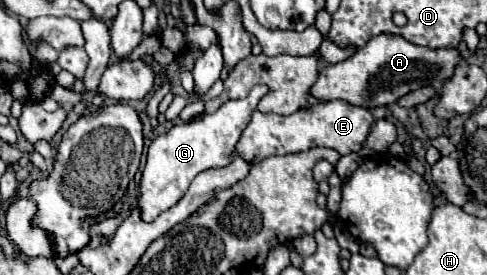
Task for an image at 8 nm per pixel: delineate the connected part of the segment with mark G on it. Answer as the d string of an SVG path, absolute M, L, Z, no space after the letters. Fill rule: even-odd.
M259 84L249 92L249 96L245 96L241 100L229 100L213 114L201 114L189 122L173 124L169 130L159 134L149 146L147 162L145 162L139 186L135 190L135 196L123 204L119 214L111 216L111 218L103 218L87 228L89 246L91 248L107 246L111 242L117 226L131 214L131 210L139 208L141 218L145 222L153 222L161 212L169 210L171 206L175 206L181 200L181 196L187 192L191 180L199 172L209 170L209 168L225 168L235 156L235 146L237 146L243 130L247 128L247 122L251 120L251 112L257 108L259 100L267 94L269 94L269 88Z

